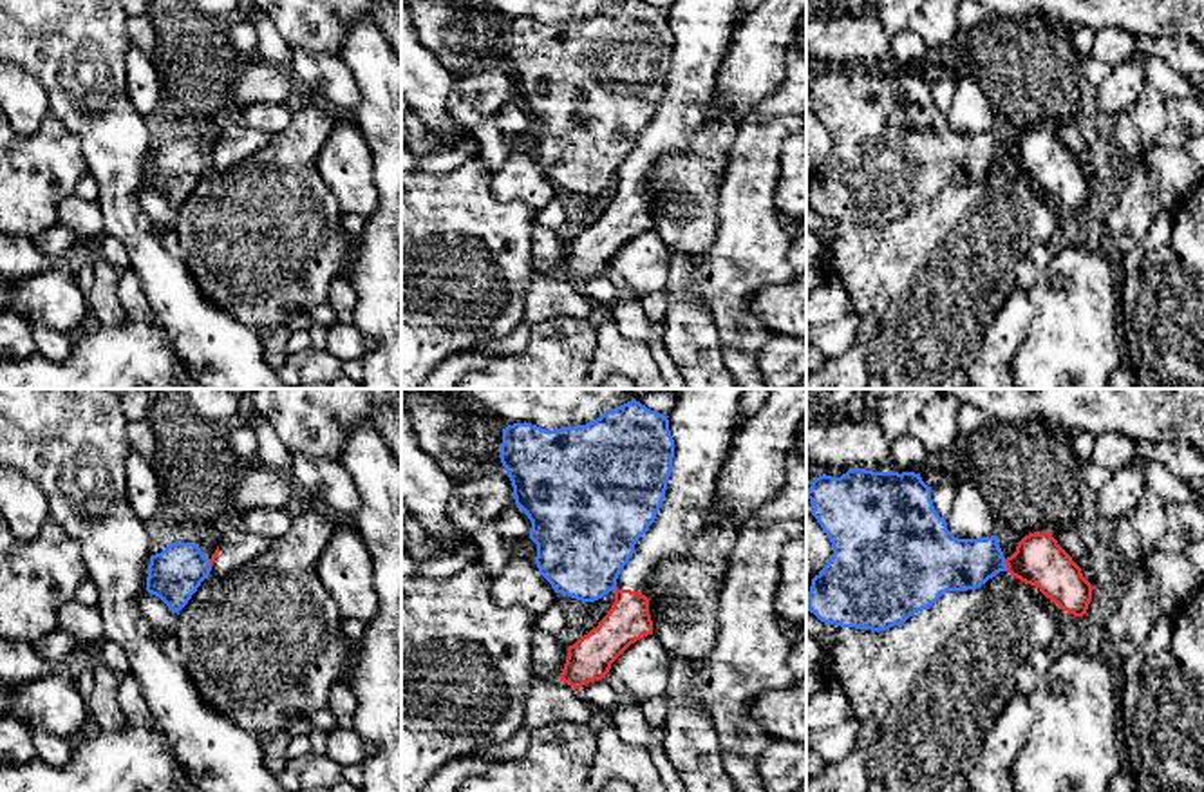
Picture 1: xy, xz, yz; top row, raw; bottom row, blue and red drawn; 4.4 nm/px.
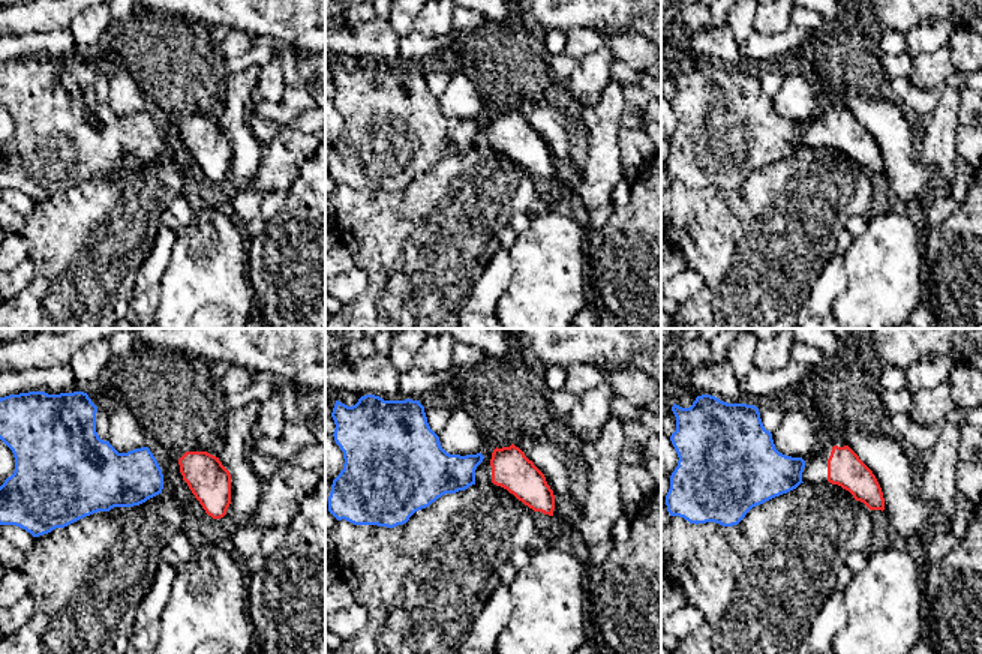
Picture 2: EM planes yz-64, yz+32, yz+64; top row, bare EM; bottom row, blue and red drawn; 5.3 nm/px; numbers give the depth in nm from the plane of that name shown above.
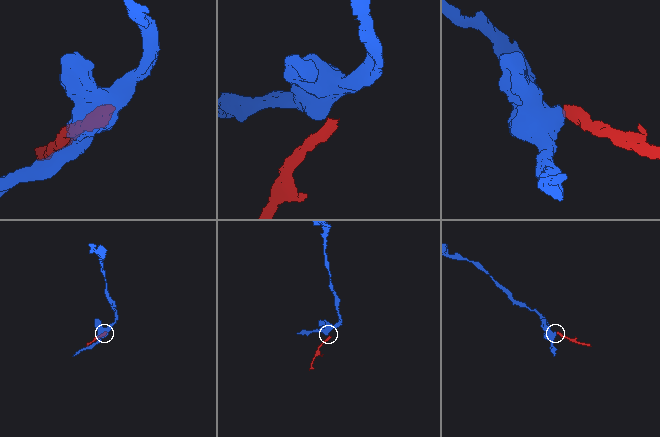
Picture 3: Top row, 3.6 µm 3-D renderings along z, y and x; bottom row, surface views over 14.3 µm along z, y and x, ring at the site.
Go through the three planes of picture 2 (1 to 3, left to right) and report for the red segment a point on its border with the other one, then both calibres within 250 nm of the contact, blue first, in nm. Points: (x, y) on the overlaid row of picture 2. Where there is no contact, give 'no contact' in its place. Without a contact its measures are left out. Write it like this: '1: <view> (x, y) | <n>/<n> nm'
1: no contact
2: no contact
3: no contact

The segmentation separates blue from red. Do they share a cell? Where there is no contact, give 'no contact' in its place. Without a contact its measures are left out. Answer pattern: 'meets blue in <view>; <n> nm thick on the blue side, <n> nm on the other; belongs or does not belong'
meets blue in yz; 240 nm thick on the blue side, 220 nm on the other; does not belong

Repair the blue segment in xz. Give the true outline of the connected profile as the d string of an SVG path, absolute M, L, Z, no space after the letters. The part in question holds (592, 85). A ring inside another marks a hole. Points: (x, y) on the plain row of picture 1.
M620 0L578 22L546 25L513 18L503 24L499 52L515 99L531 116L539 168L557 188L582 197L615 186L636 136L654 118L665 94L674 52L667 11L645 0Z

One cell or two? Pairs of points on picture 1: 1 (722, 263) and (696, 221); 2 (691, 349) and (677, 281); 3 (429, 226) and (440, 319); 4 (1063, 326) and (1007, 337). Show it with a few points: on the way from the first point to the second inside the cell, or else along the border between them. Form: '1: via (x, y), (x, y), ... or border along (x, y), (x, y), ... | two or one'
1: border along (720, 203), (716, 237), (698, 259) | two
2: via (691, 333), (678, 297) | one
3: via (429, 250), (429, 263), (440, 282), (440, 295) | one
4: border along (1027, 292), (1031, 319), (1009, 369) | two

